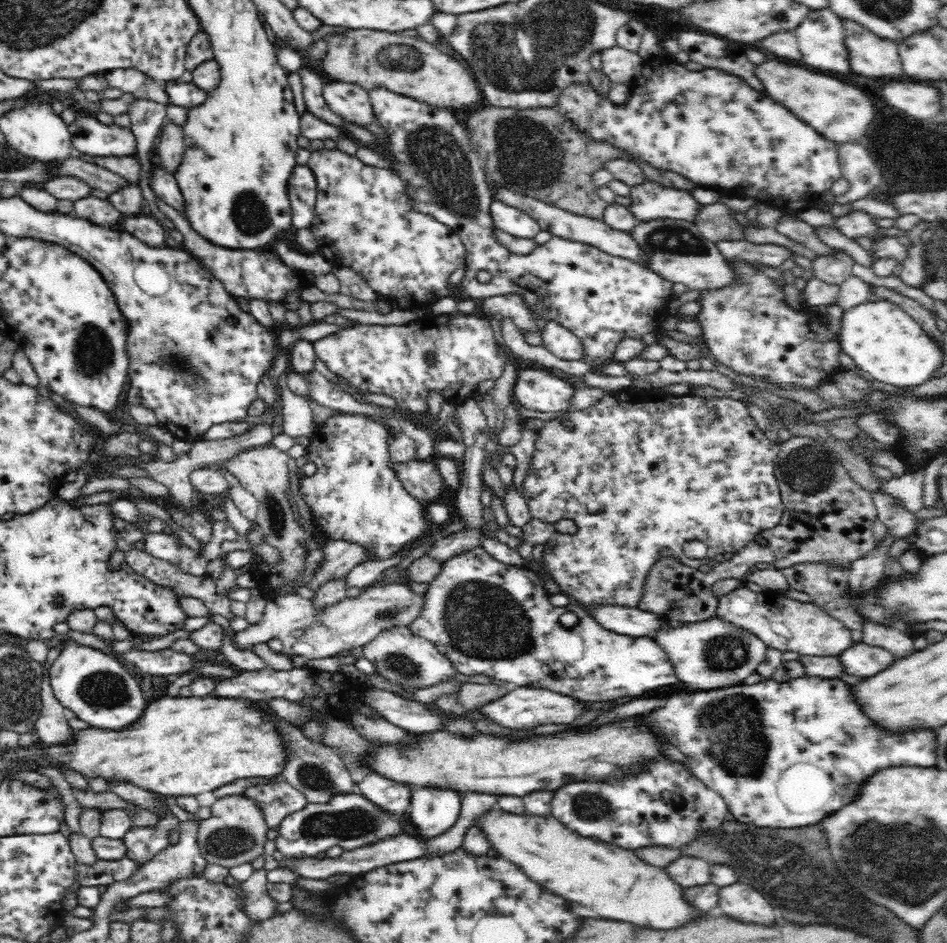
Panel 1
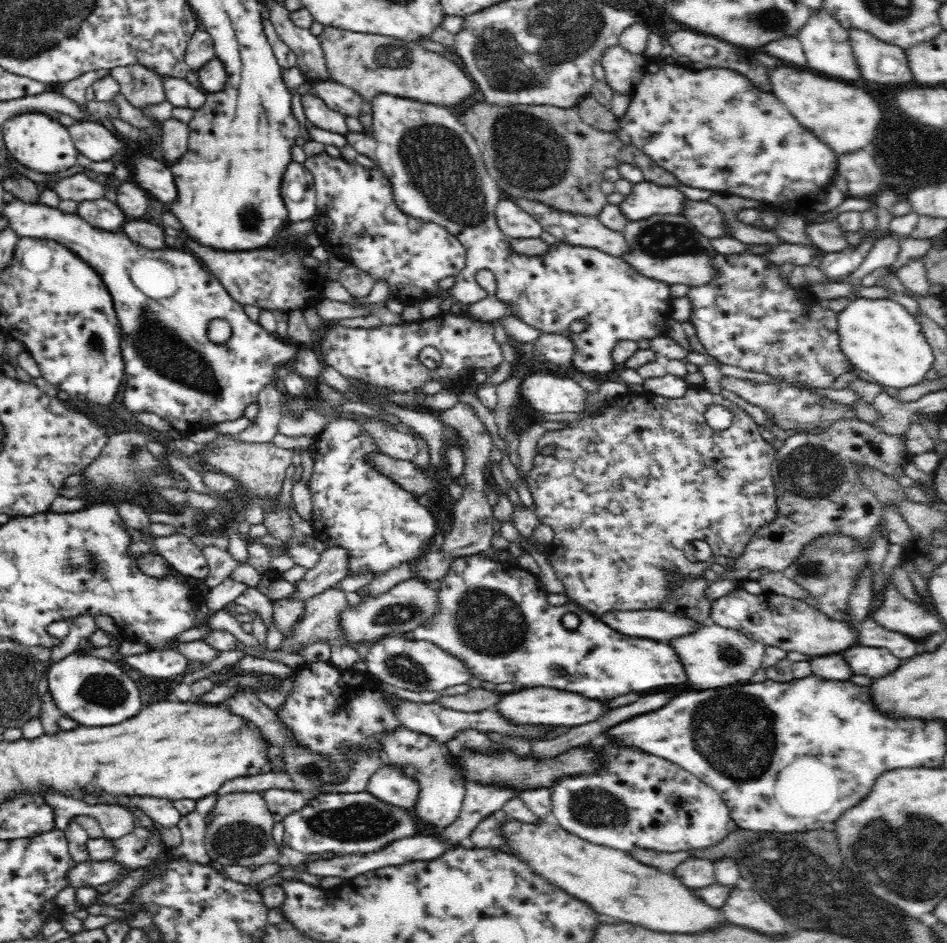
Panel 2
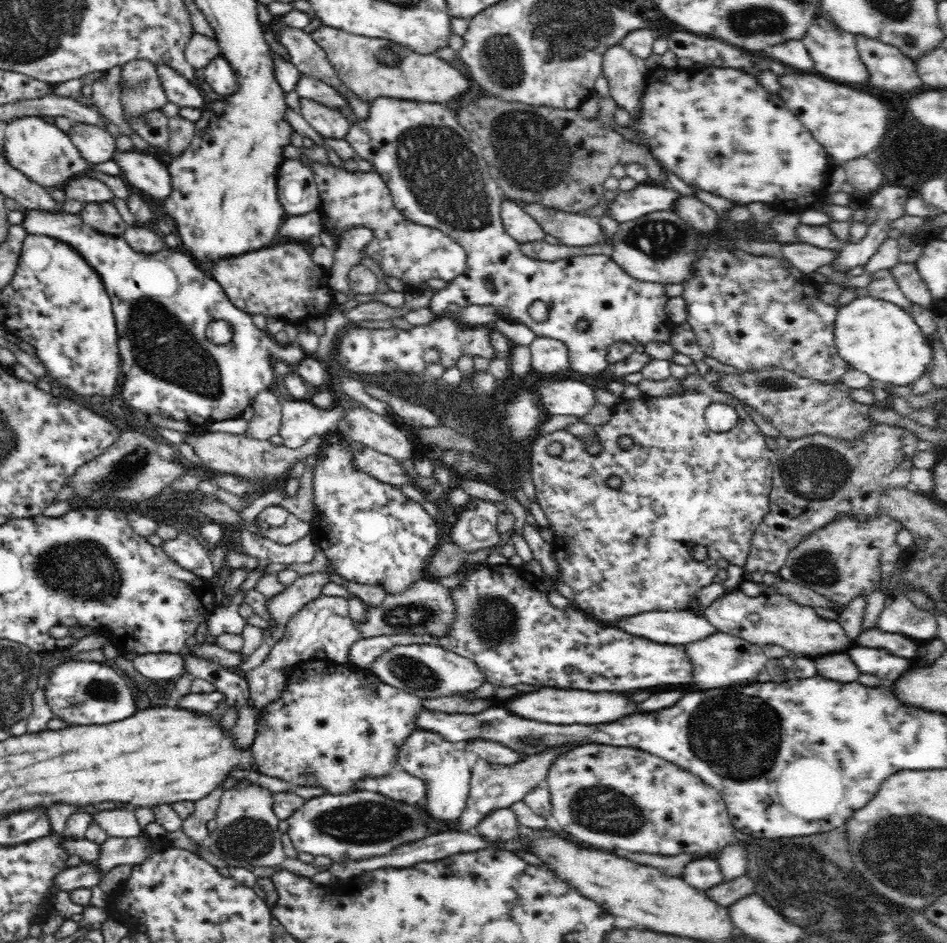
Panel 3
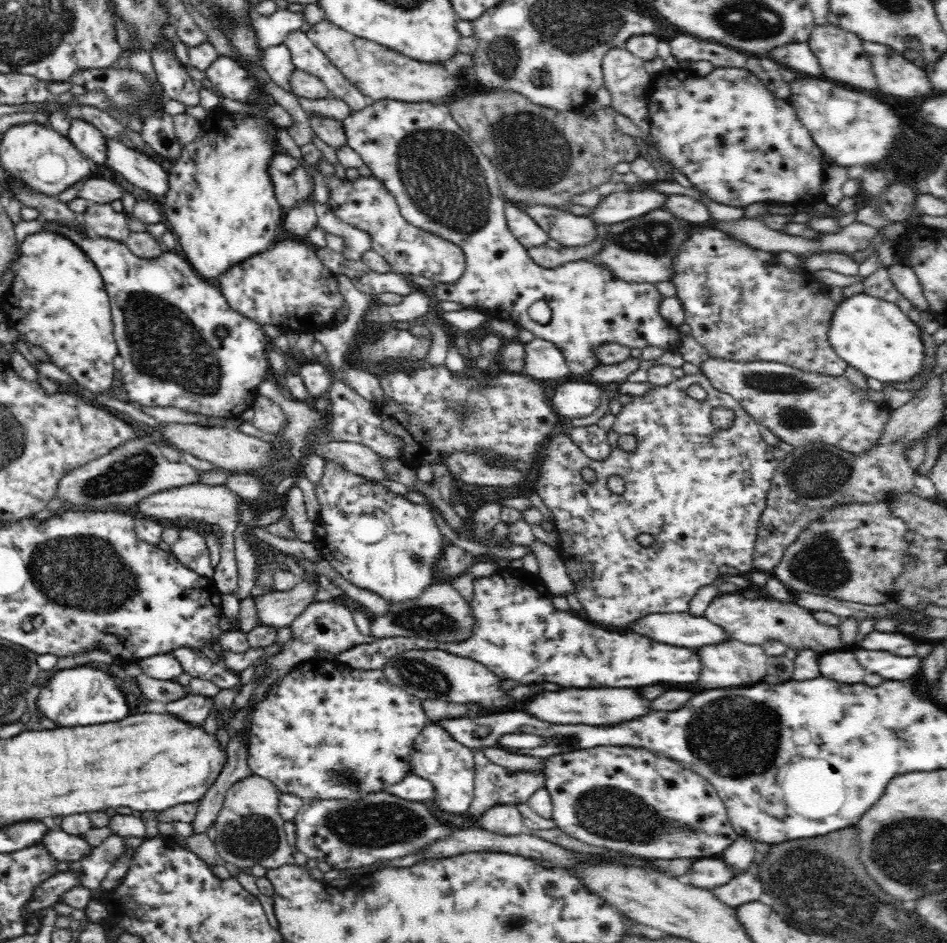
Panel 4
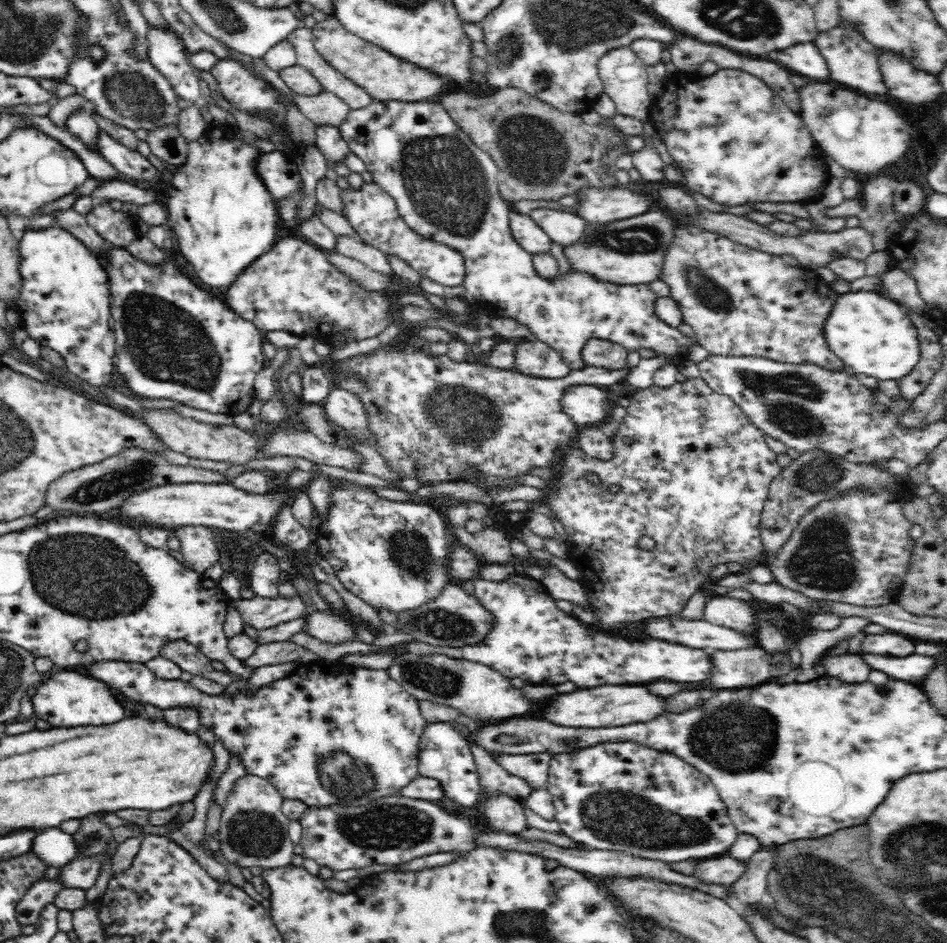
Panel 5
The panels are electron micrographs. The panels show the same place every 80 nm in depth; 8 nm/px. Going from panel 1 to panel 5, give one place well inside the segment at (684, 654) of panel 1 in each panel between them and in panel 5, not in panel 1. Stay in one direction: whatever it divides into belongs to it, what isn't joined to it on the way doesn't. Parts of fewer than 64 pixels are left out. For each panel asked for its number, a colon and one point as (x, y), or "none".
2: (714, 656)
3: (721, 659)
4: (733, 664)
5: (739, 669)

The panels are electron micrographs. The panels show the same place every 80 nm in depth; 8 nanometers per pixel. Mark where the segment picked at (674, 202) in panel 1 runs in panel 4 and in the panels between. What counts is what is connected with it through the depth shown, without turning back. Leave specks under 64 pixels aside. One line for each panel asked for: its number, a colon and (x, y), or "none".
2: (645, 199)
3: (627, 205)
4: (615, 207)

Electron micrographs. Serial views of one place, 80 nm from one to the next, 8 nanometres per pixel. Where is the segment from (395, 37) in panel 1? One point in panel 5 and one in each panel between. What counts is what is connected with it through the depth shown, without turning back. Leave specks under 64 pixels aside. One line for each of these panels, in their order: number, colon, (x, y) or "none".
2: (370, 64)
3: (370, 67)
4: (379, 72)
5: (386, 77)

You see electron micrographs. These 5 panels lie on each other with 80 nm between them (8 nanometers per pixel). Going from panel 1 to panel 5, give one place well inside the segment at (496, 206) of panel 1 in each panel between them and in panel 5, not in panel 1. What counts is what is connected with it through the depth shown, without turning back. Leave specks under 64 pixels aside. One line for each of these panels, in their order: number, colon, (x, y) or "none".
2: (515, 223)
3: (519, 224)
4: (522, 226)
5: (531, 238)

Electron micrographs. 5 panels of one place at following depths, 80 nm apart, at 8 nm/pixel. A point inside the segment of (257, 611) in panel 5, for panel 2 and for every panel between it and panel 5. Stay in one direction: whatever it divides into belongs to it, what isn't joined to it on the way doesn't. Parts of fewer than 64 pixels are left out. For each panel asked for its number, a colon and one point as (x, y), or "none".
2: (331, 568)
3: (282, 607)
4: (280, 609)

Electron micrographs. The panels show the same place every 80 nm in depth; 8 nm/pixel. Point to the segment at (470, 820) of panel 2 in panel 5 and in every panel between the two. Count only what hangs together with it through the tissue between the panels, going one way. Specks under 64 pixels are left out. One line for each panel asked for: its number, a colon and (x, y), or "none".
3: (493, 787)
4: (493, 784)
5: (493, 778)

